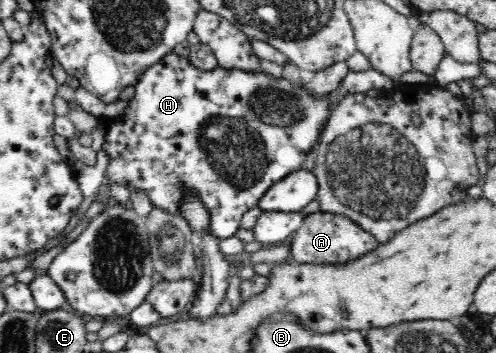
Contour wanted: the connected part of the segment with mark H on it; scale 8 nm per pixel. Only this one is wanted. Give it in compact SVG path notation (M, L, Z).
M173 51L165 54L159 62L155 62L147 67L147 70L141 74L139 80L134 84L134 95L128 100L128 106L122 115L117 117L102 117L98 122L105 125L107 128L104 134L104 143L102 149L109 156L109 165L106 169L107 182L115 182L121 186L134 186L143 194L149 197L149 200L155 206L162 208L167 214L181 214L181 204L183 204L183 196L192 194L200 198L203 206L209 211L208 232L212 232L213 236L223 242L225 238L236 236L236 232L240 229L239 222L241 217L247 210L258 206L259 199L270 189L276 182L283 180L287 174L301 170L305 156L313 150L320 140L319 134L331 116L331 110L341 102L341 98L345 98L350 93L366 93L373 89L389 90L395 85L395 79L385 76L373 69L368 69L361 72L349 71L346 77L340 82L340 85L324 98L319 98L311 95L305 85L301 83L301 87L291 85L291 82L284 77L271 77L263 71L243 71L239 69L224 69L217 67L215 70L204 71L195 68L185 56L177 56Z

